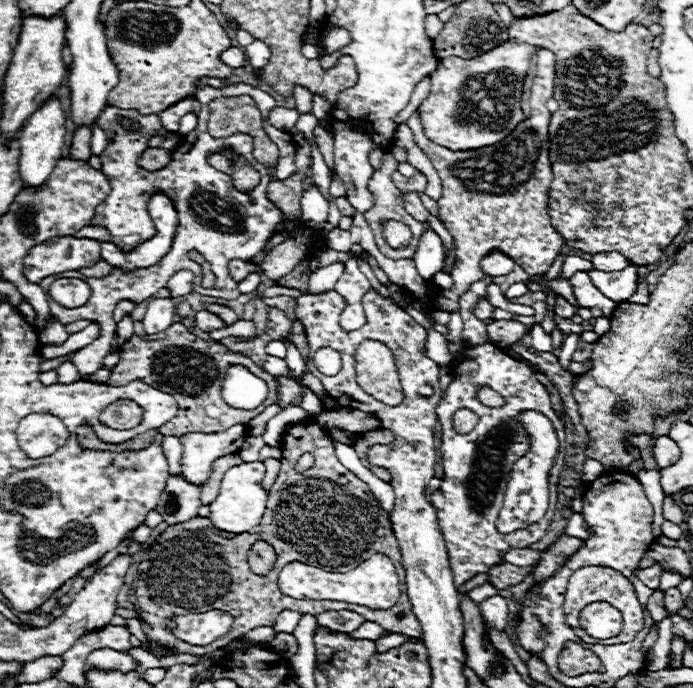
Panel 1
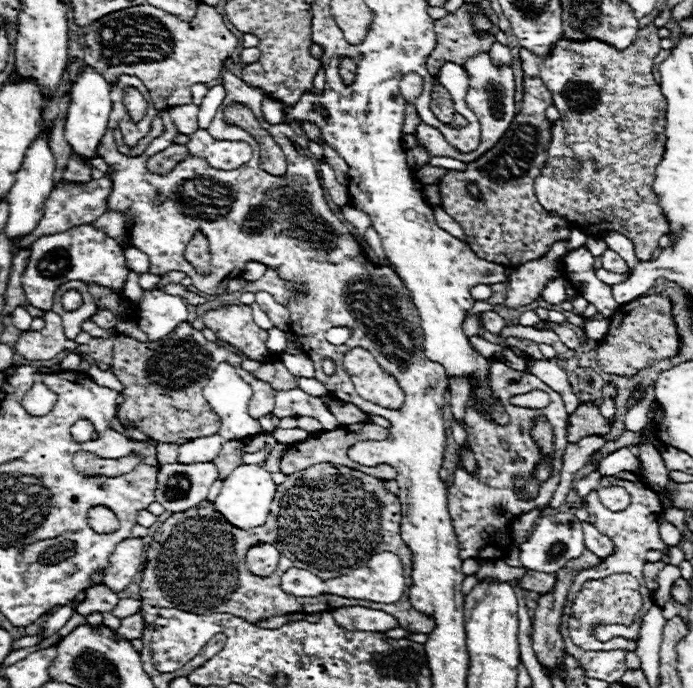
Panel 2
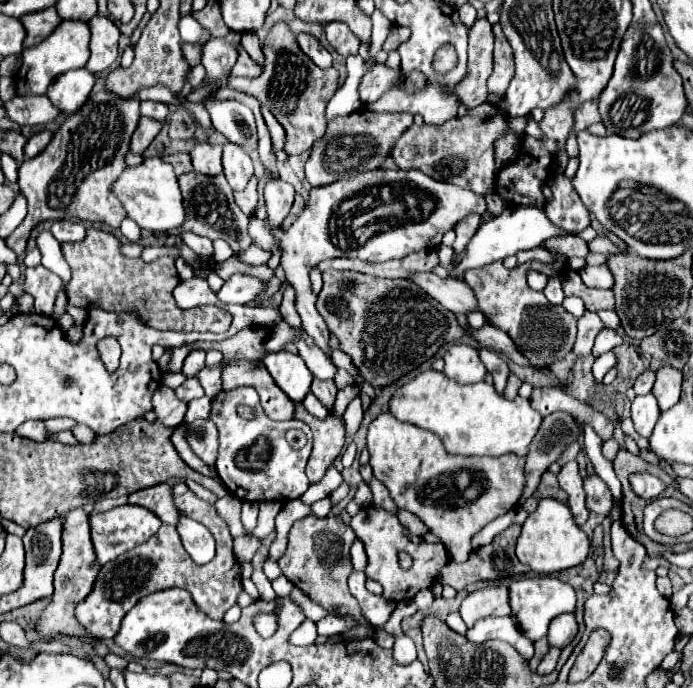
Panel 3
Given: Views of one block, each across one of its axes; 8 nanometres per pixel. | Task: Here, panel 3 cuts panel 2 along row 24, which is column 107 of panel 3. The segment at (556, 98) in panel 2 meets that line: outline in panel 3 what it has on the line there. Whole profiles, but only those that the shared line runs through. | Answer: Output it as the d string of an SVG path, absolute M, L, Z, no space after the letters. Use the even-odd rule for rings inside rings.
M76 508L72 512L68 512L64 516L64 552L62 552L62 560L60 566L54 574L54 594L50 604L46 606L46 610L40 614L40 620L36 622L36 630L40 632L42 638L54 638L54 636L68 636L68 638L78 638L84 640L88 644L92 644L94 652L104 658L108 654L108 648L104 644L100 644L98 640L94 640L84 628L82 624L76 620L74 616L74 608L80 600L84 600L84 596L88 596L88 592L92 592L92 584L96 582L96 576L100 572L100 562L96 560L96 552L92 548L92 540L90 540L90 524L88 524L88 514L82 508Z

